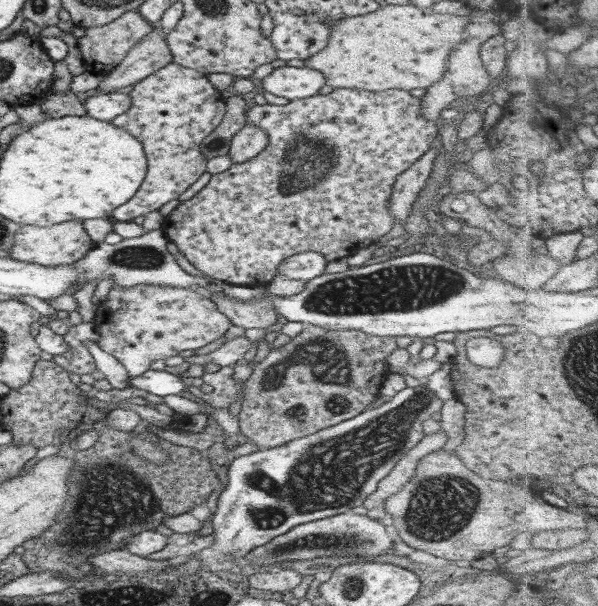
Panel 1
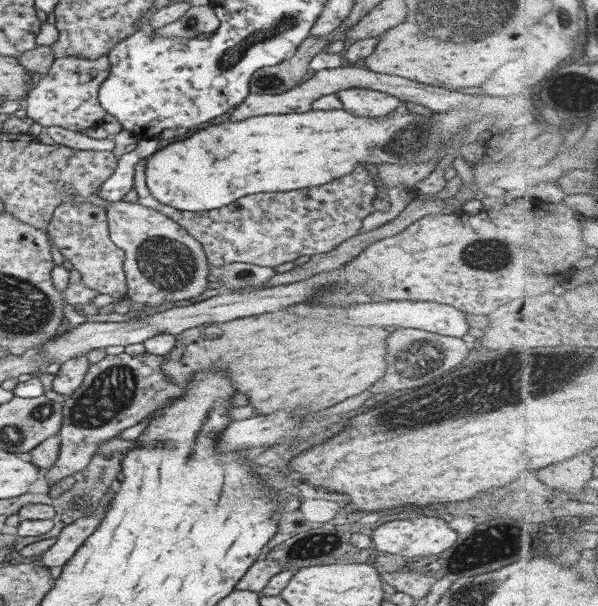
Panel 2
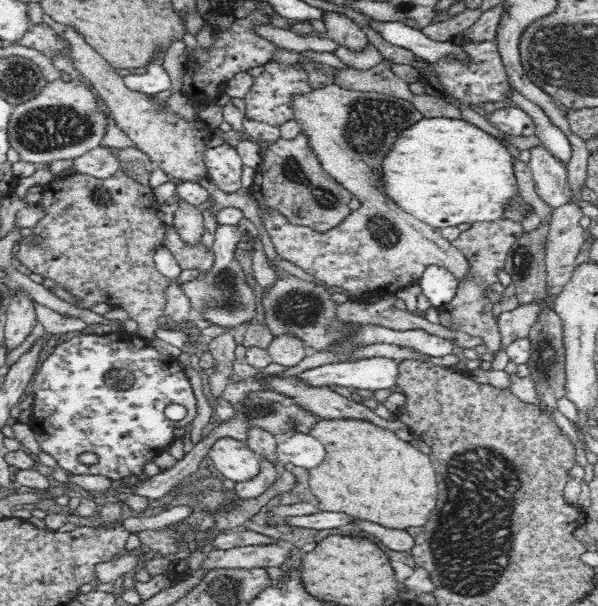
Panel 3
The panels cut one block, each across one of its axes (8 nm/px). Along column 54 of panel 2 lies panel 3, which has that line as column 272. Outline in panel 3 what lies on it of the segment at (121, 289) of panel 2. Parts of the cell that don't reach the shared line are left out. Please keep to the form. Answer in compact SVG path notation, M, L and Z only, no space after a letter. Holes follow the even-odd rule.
M336 83L322 89L310 90L306 94L297 94L293 97L295 121L301 127L303 134L308 138L312 151L321 163L322 169L332 178L346 187L353 198L357 198L361 205L343 220L343 222L328 232L317 232L306 226L291 224L282 213L274 209L259 209L259 215L264 224L264 230L270 237L276 252L284 260L300 266L304 272L322 280L328 286L338 286L350 292L380 292L380 294L394 294L402 286L382 286L382 284L409 284L419 282L424 269L436 265L448 269L459 281L469 275L469 264L463 252L456 249L444 236L440 229L434 229L428 224L415 219L407 212L400 210L393 200L388 200L380 192L380 164L382 158L392 148L396 136L420 122L424 115L412 103L378 92L357 92L345 90Z

